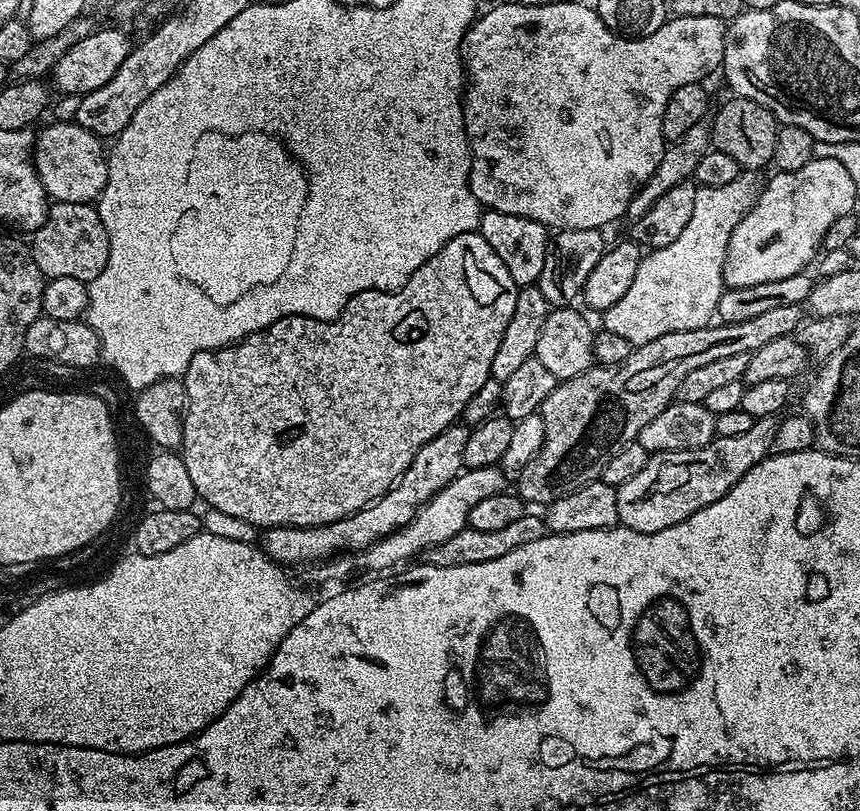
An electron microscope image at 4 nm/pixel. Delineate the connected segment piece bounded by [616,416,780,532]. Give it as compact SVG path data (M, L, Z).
M762 416L753 419L752 428L746 434L734 434L734 438L717 436L711 444L698 450L651 453L642 471L616 488L619 523L635 532L657 532L718 502L718 498L726 495L755 464L769 455L779 425L777 417Z

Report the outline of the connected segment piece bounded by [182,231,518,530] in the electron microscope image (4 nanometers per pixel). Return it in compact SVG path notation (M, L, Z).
M479 231L467 232L454 237L450 242L446 242L446 246L442 246L442 250L438 250L438 254L434 254L434 258L430 258L425 264L418 266L418 270L414 270L412 277L398 291L366 290L354 294L350 298L350 302L346 302L346 306L340 311L340 315L335 320L315 320L309 316L287 316L278 322L274 322L269 328L264 328L261 332L250 334L246 339L238 341L237 344L230 344L227 348L216 348L213 352L194 354L188 371L182 377L186 398L188 399L188 405L184 411L182 455L186 462L186 471L190 473L190 478L194 481L194 490L197 497L201 501L205 500L205 505L208 508L245 519L246 522L255 525L260 530L270 528L320 528L324 524L333 524L335 520L345 520L346 517L354 515L355 512L361 512L363 508L368 507L368 505L374 503L375 500L379 500L380 497L396 487L400 475L408 469L414 454L418 454L418 450L422 450L422 446L426 446L426 442L430 442L430 438L442 434L442 430L446 430L451 424L457 423L463 417L466 402L470 402L470 398L474 398L474 394L478 394L478 390L482 390L484 383L491 377L494 354L498 351L498 346L502 346L502 334L506 334L506 325L510 323L510 317L514 314L514 302L518 302L518 286L514 282L514 278L510 278L510 270L506 270L506 266L502 266L502 258L498 258L498 254L494 254L494 250L490 250L490 242L486 242L486 238L482 238Z

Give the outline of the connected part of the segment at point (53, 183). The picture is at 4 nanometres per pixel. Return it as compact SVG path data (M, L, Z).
M52 122L49 128L44 128L34 140L34 163L36 173L44 186L45 192L53 201L61 200L61 205L92 204L99 201L102 190L108 181L108 157L105 145L99 136L88 132L75 122Z

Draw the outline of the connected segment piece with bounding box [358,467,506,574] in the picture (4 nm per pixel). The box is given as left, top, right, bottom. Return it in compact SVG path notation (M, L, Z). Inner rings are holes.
M499 467L470 468L461 472L442 490L438 490L438 494L434 494L434 498L430 498L430 502L406 526L374 542L369 548L363 549L358 556L361 566L366 571L372 572L368 574L388 574L391 573L388 572L391 568L399 569L415 561L427 548L446 542L446 538L452 538L454 534L468 527L470 510L474 510L474 506L478 506L482 498L490 498L494 494L505 491L503 475L505 476L505 473ZM407 560L412 561L407 562ZM399 564L404 565L399 566Z

